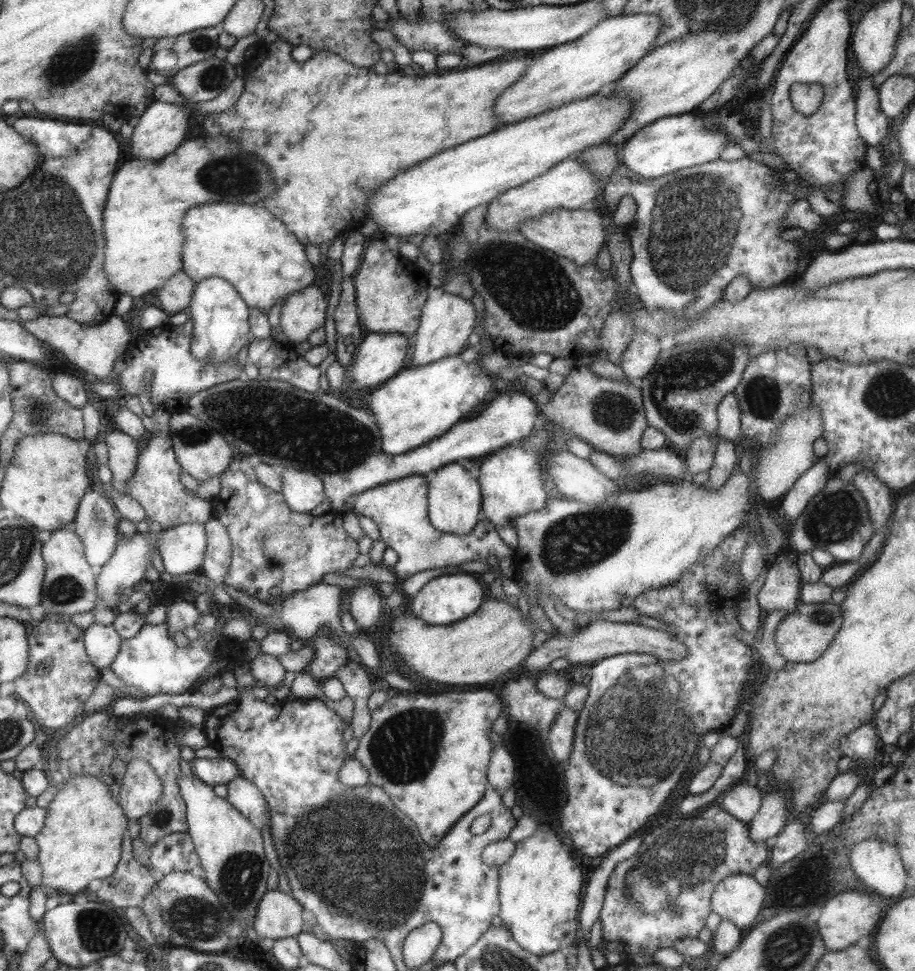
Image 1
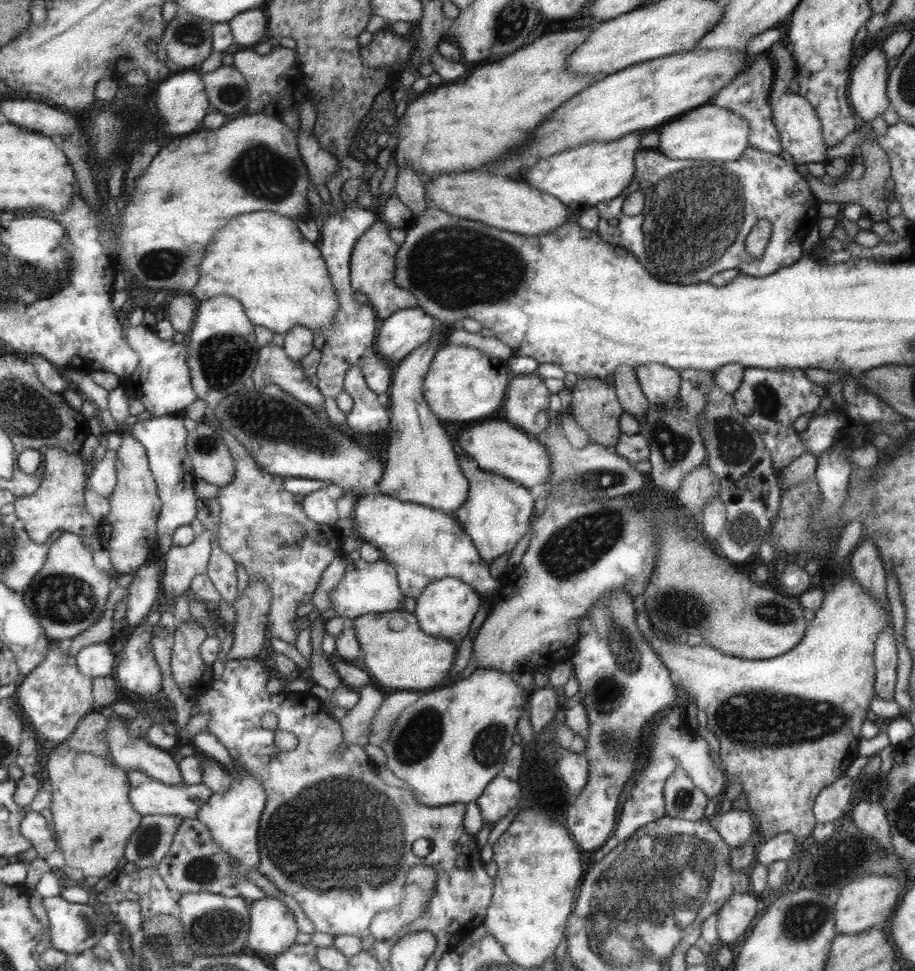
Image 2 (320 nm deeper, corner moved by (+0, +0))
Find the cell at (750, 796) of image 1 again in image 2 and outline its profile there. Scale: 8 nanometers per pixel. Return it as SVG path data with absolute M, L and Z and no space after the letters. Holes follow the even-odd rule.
M729 809L713 818L714 829L730 851L750 840L754 824L754 816L749 810Z

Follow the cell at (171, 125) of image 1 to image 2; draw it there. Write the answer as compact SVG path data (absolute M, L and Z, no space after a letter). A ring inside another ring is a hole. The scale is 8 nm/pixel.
M196 68L177 71L161 81L157 86L155 104L163 120L163 131L169 134L193 134L202 128L203 117L211 110L201 72Z

